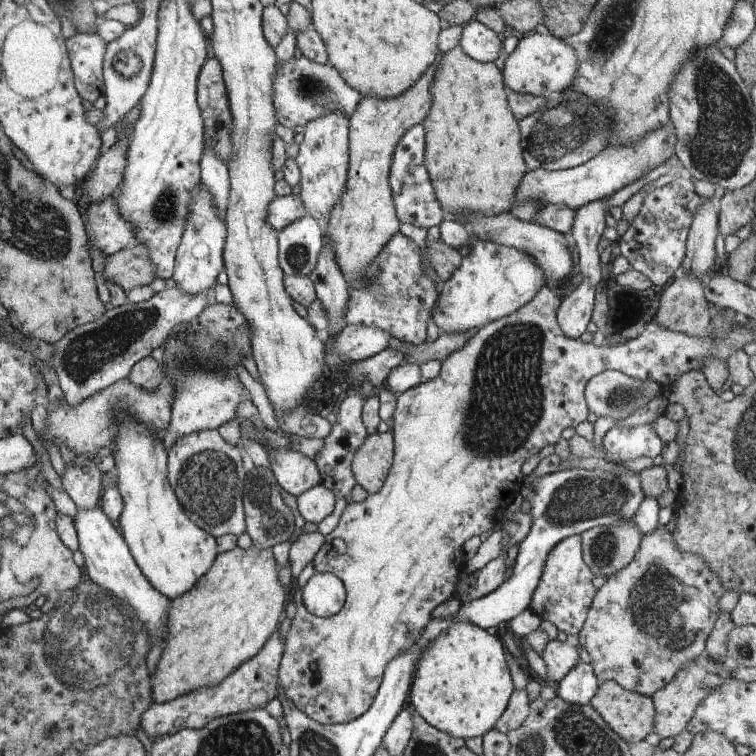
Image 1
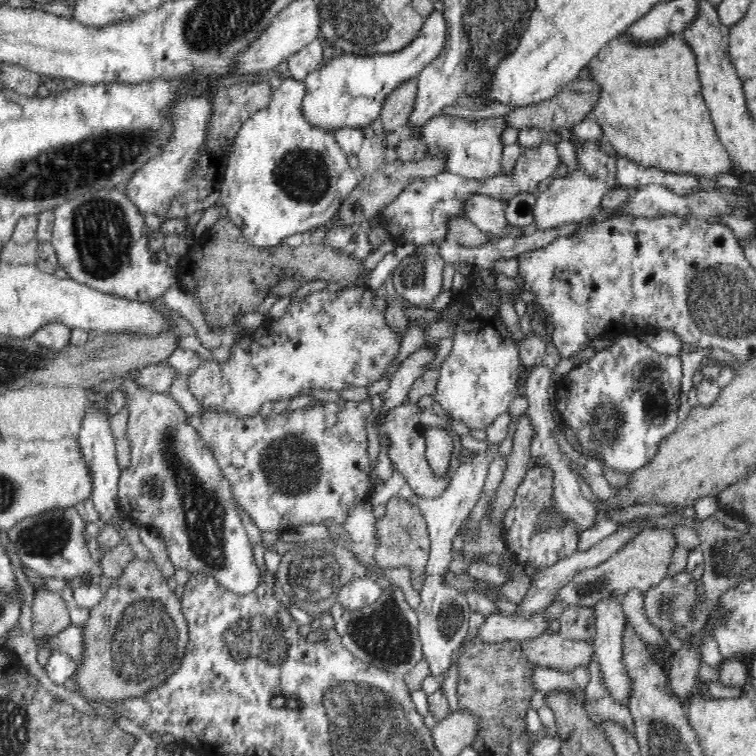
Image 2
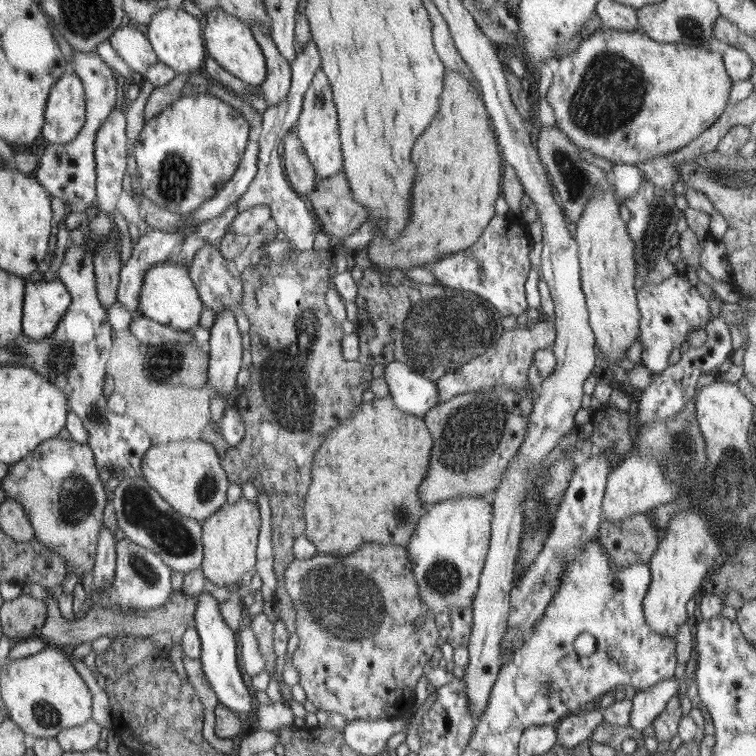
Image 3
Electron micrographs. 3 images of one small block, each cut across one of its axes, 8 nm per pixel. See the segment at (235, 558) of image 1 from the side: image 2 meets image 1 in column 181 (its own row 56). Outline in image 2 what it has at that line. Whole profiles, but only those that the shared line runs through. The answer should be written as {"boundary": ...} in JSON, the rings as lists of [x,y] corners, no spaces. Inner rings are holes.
{"boundary":[[[682,33],[667,37],[666,40],[660,41],[658,44],[652,46],[634,45],[632,41],[626,40],[623,37],[612,39],[599,52],[598,56],[589,62],[586,69],[589,71],[589,78],[594,78],[597,83],[600,83],[600,87],[602,87],[600,99],[598,100],[598,104],[595,105],[594,118],[600,125],[604,139],[610,142],[619,155],[630,159],[644,169],[657,169],[661,173],[673,173],[677,176],[692,175],[693,177],[700,176],[700,178],[704,176],[704,178],[710,181],[718,182],[719,178],[723,177],[724,174],[732,172],[730,155],[724,148],[724,145],[719,141],[712,117],[709,113],[709,108],[706,106],[704,97],[701,94],[700,77],[697,71],[694,51],[692,51],[692,47],[684,40]]]}

